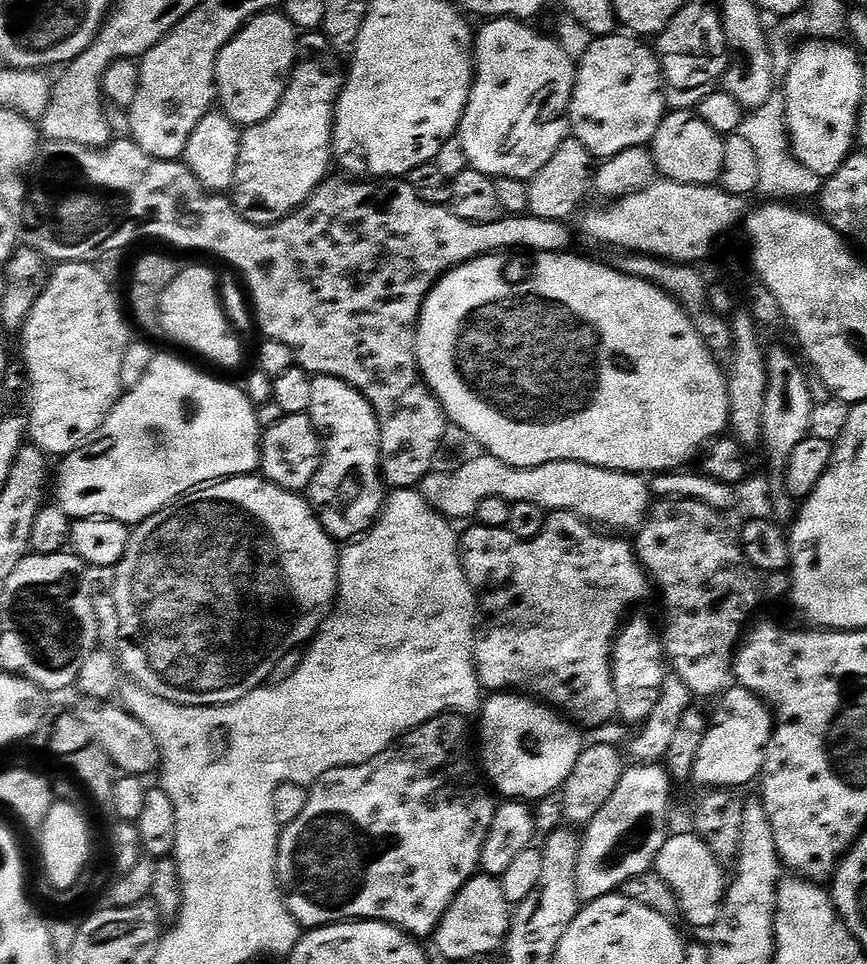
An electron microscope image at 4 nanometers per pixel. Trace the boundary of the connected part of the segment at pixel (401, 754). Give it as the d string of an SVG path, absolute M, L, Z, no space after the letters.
M444 712L441 716L430 718L430 722L418 726L413 732L406 733L396 743L382 750L382 754L349 768L330 770L308 788L306 806L303 807L302 814L298 814L294 822L283 825L276 855L276 881L280 883L280 891L284 894L290 914L294 914L301 929L325 928L328 924L358 920L380 920L383 924L393 924L395 928L401 928L413 938L431 937L435 933L438 922L443 918L450 902L454 902L458 890L466 886L470 877L477 875L482 846L486 842L490 822L494 822L494 814L498 807L497 801L492 801L493 793L486 787L474 763L473 753L472 756L468 753L468 724L464 720L467 719L459 712Z

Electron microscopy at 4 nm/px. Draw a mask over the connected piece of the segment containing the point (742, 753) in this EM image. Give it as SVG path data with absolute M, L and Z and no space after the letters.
M739 686L729 687L715 704L712 716L710 712L708 729L696 747L690 776L704 790L740 790L743 784L751 780L753 783L764 770L764 750L768 746L768 739L772 737L774 713L755 692Z

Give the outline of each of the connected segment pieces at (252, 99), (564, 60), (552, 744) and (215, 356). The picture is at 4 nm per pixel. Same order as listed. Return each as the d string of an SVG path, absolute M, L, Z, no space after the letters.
M283 11L262 12L248 21L240 29L239 34L222 49L216 63L216 95L224 115L229 116L238 126L257 124L270 118L270 114L274 114L278 102L282 102L282 94L286 90L297 59L298 29L288 20Z
M492 18L484 29L474 36L474 79L468 105L460 119L458 139L466 150L469 165L482 174L499 178L518 178L529 181L554 154L557 146L555 139L543 144L536 140L533 144L520 144L532 132L532 127L540 120L544 107L552 99L561 100L564 106L572 103L572 87L576 84L577 65L568 57L568 52L556 40L543 36L532 29L531 23L511 18Z
M511 690L497 691L495 695L489 700L487 697L478 712L478 760L487 783L497 793L500 791L504 798L521 802L540 800L551 792L559 793L566 778L570 778L570 770L574 770L574 762L578 762L580 757L582 741L576 729L579 727L565 719L555 707L530 695Z
M181 267L174 282L170 282L162 294L160 326L163 335L193 348L198 355L224 368L236 368L240 364L240 340L228 325L228 316L220 305L220 292L216 289L216 276L208 268Z

